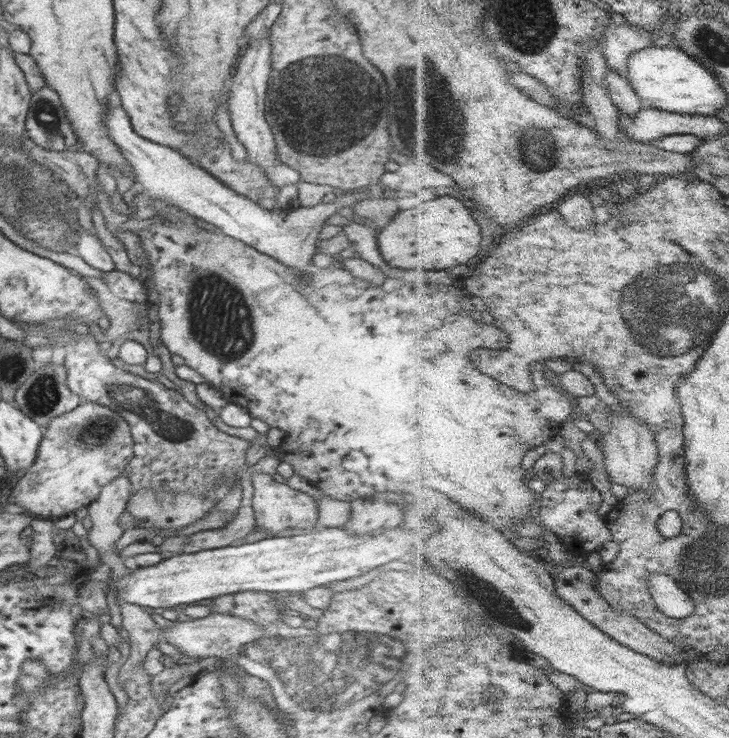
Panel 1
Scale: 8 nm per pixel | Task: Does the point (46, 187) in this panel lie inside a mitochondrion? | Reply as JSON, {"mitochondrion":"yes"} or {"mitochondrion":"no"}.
{"mitochondrion":"yes"}

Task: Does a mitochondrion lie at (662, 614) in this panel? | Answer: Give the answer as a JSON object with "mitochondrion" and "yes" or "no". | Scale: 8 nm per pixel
{"mitochondrion":"no"}

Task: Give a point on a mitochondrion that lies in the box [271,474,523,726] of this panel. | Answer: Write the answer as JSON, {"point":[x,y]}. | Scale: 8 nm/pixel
{"point":[376,682]}

